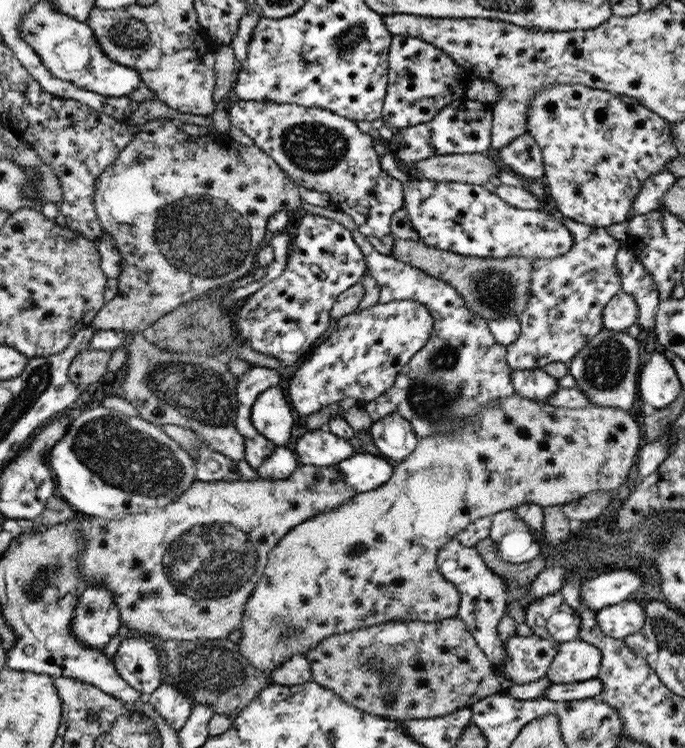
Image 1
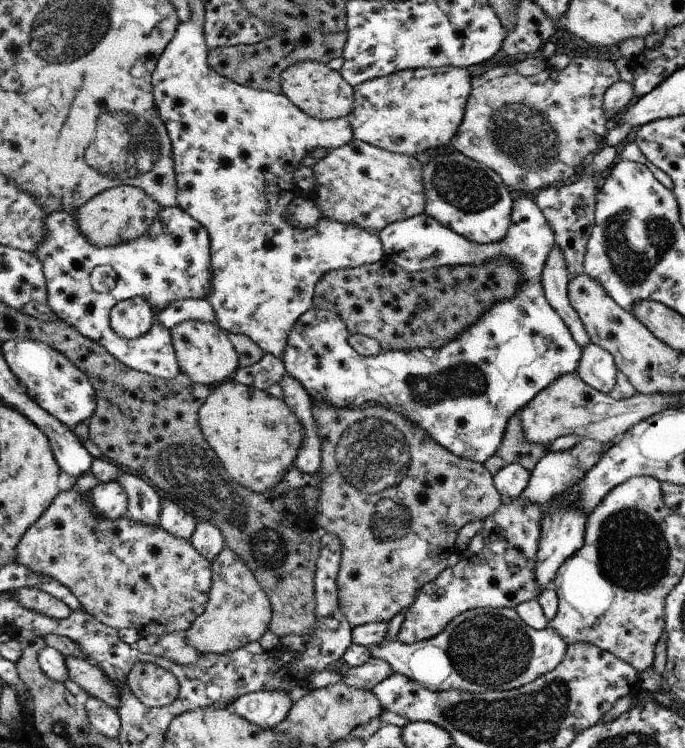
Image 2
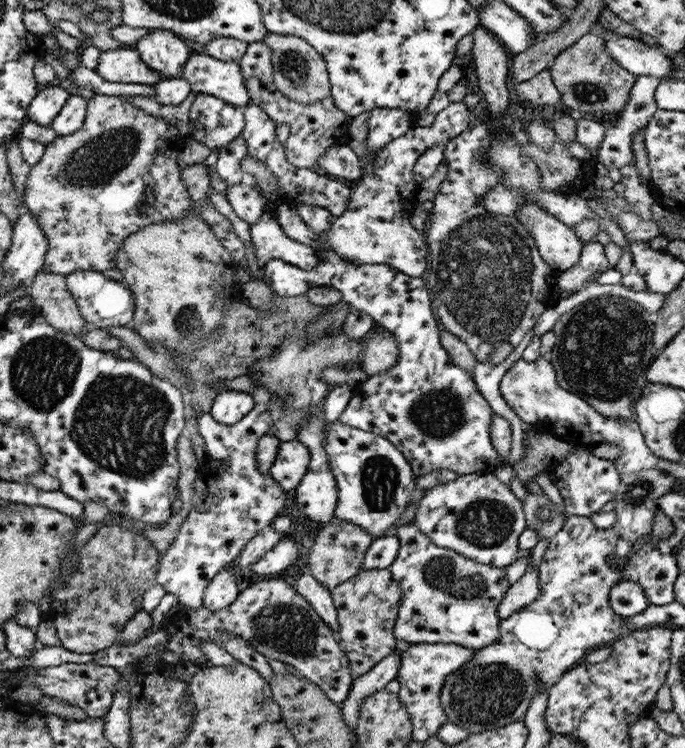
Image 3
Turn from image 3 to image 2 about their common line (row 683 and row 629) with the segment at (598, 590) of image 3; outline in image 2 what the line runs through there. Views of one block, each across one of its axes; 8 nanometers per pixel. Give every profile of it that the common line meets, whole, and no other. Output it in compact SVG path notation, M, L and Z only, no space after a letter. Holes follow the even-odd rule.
M474 608L451 619L446 628L434 638L414 644L404 644L396 640L380 643L371 647L371 656L386 660L393 673L403 674L428 690L438 692L452 689L458 692L483 693L520 688L539 676L544 676L564 660L568 645L550 626L542 630L528 626L514 608Z

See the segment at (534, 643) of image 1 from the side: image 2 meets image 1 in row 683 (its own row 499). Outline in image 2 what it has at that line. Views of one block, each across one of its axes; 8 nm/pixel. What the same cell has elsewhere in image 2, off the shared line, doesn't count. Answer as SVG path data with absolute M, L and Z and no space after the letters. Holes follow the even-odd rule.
M526 498L512 499L508 504L501 503L500 508L483 520L484 527L470 541L468 550L460 553L460 561L452 568L446 567L444 572L438 575L436 580L424 585L414 604L407 608L404 622L400 626L396 640L404 644L414 644L421 640L434 638L446 628L451 619L456 618L462 612L474 608L492 609L516 608L518 604L536 599L541 590L536 584L534 576L534 564L538 554L538 540L540 540L541 520L543 506L536 502L530 502Z

